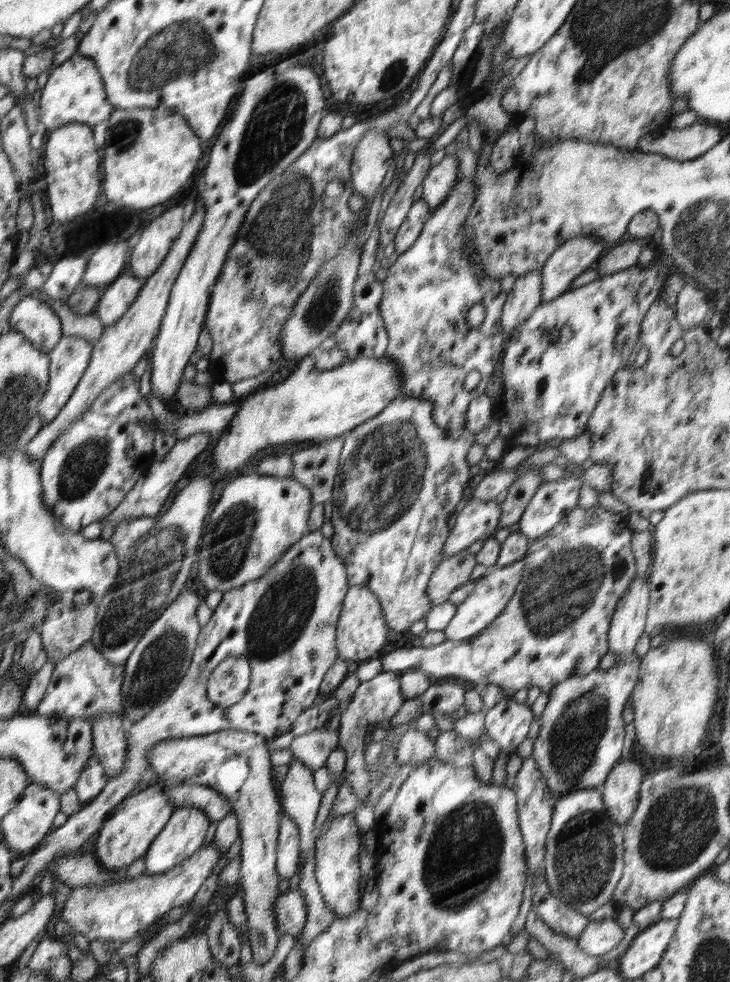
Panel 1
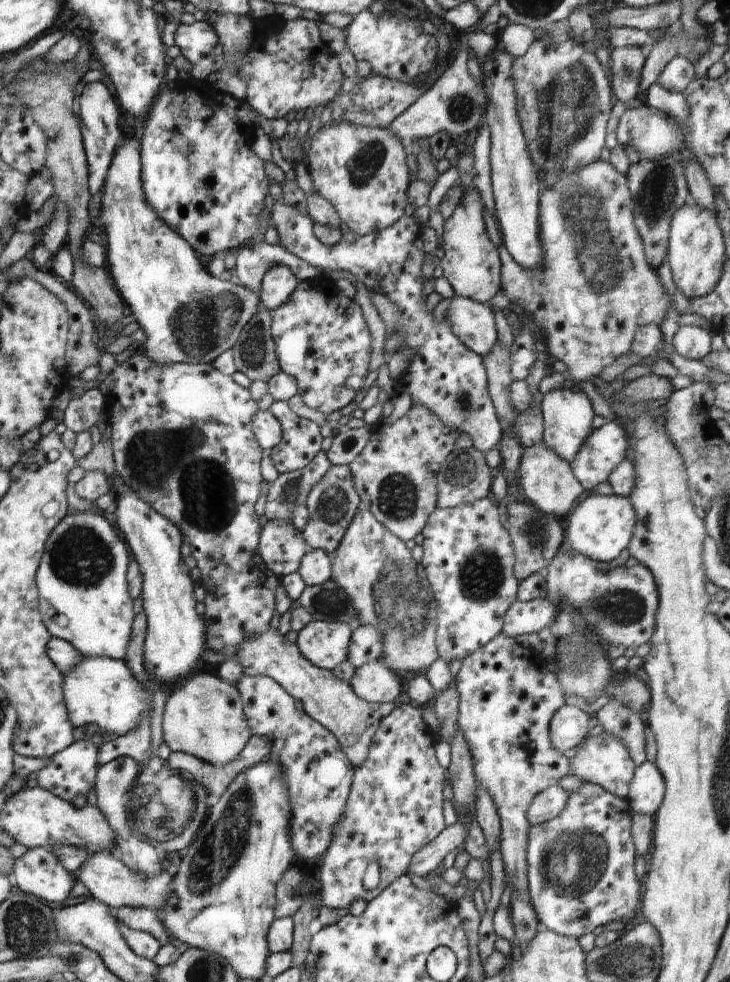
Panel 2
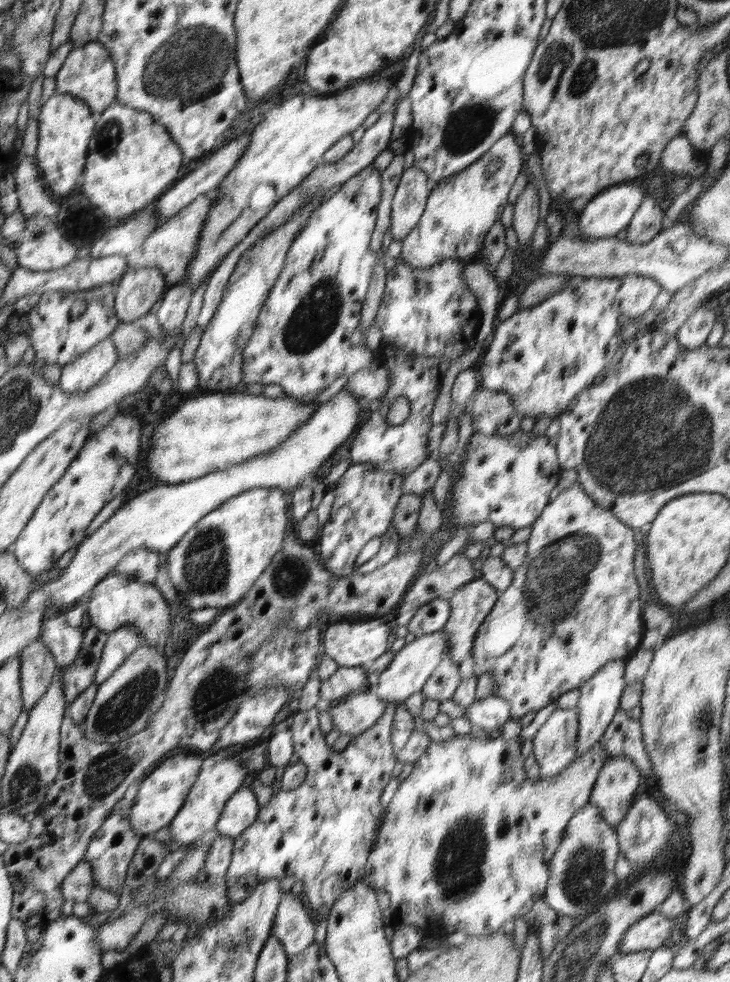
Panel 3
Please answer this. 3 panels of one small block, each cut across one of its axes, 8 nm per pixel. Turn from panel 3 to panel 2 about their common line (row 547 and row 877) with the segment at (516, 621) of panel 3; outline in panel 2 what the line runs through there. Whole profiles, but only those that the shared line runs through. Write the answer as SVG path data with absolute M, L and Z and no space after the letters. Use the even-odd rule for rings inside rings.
M586 783L570 790L566 808L552 820L528 828L526 846L527 885L539 927L566 938L579 939L608 922L623 922L628 927L640 918L640 883L634 873L636 849L631 834L632 815L629 801L604 788Z

